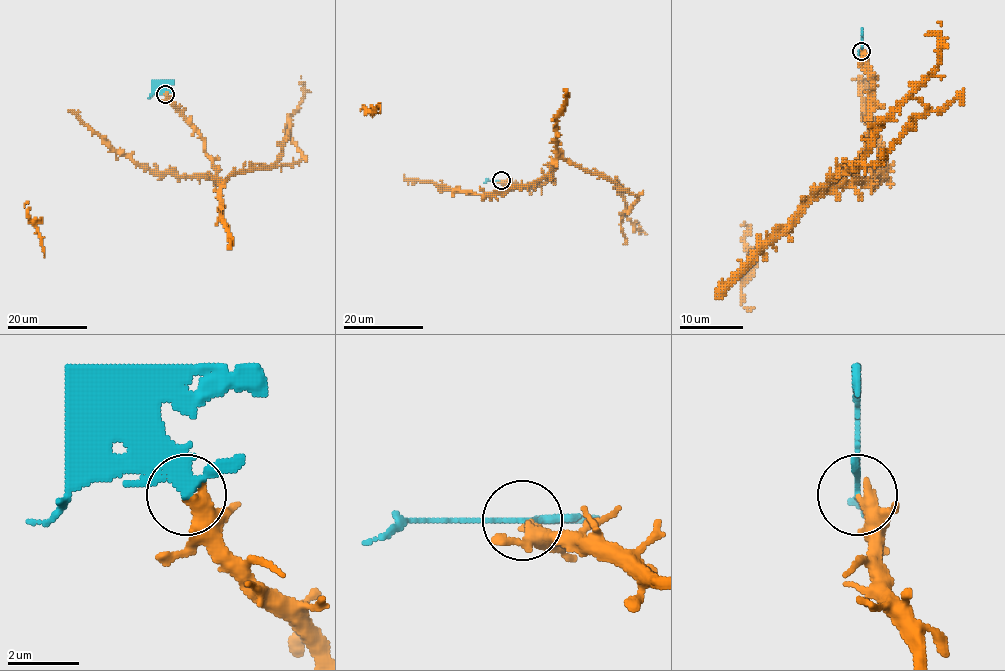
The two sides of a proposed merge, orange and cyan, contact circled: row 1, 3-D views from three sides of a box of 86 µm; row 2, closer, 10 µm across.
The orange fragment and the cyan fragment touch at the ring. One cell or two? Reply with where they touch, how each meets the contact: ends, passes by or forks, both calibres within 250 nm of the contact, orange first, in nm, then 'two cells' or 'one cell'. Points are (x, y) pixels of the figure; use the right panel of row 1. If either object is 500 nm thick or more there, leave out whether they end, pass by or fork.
(861, 51) | orange ends | cyan passes by | 480/190 nm | two cells

